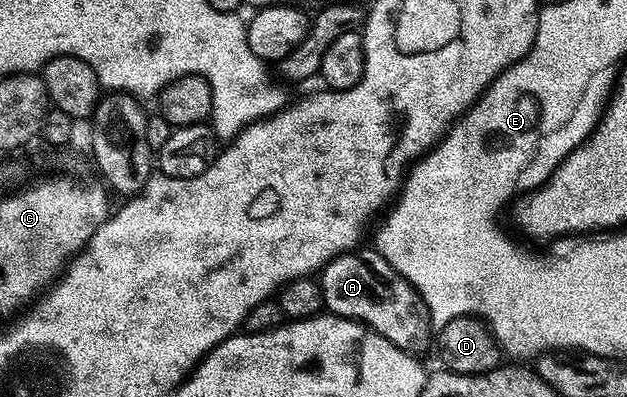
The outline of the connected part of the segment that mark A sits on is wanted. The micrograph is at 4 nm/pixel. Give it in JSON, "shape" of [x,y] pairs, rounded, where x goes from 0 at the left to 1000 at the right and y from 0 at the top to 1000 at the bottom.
{"shape":[[[598,627],[576,630],[552,632],[550,640],[534,647],[525,665],[512,675],[509,710],[518,751],[518,773],[530,791],[581,814],[598,839],[617,849],[617,859],[624,859],[624,869],[636,869],[636,879],[654,889],[671,889],[671,882],[683,869],[684,851],[689,844],[692,851],[694,844],[694,826],[684,809],[684,781],[671,756],[671,741],[635,683],[624,678],[624,668]]]}

